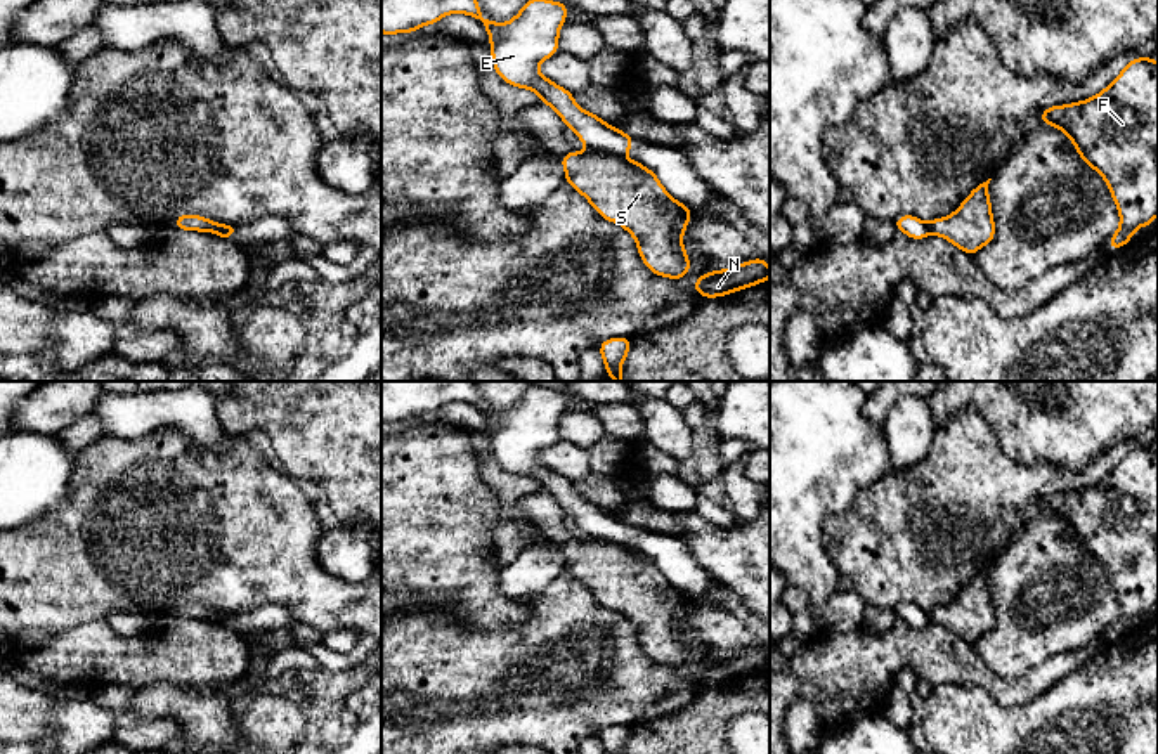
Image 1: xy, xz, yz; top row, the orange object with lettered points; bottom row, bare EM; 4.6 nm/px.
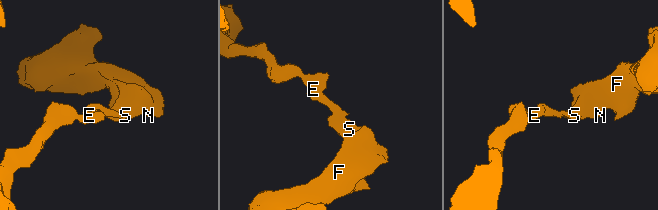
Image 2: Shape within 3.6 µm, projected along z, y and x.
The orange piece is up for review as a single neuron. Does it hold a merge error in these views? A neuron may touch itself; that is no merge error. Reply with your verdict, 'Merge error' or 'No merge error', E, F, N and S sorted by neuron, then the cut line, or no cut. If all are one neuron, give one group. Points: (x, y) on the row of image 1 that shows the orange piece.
Merge error. Groups: E / F N S. Split along xz (590, 148), (624, 158)

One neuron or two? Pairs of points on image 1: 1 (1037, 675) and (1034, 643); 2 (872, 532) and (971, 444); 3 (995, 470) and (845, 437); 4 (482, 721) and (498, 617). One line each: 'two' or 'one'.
1: two
2: one
3: two
4: two

